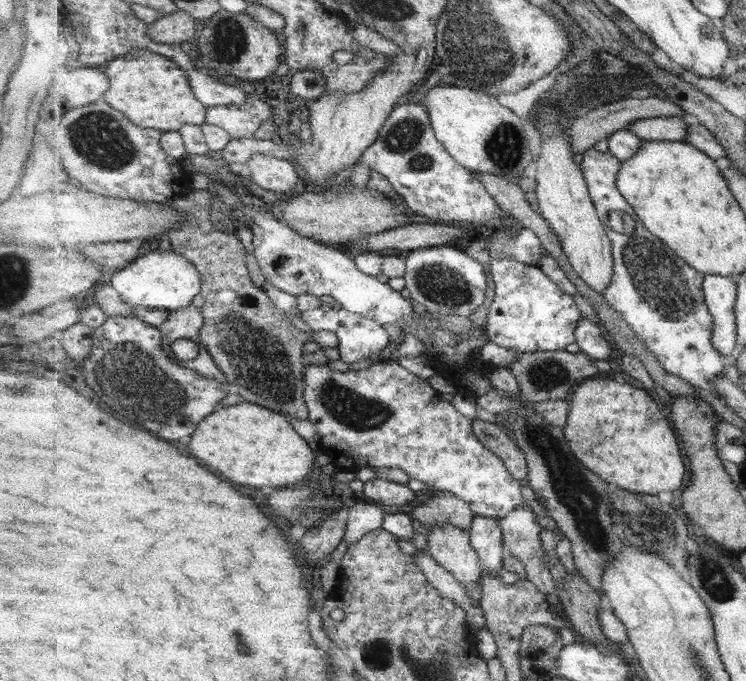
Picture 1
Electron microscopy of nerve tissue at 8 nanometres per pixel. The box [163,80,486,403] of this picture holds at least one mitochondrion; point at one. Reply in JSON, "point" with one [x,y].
{"point":[446,287]}

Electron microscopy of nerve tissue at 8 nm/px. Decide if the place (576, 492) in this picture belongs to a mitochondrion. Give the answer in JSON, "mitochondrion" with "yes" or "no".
{"mitochondrion":"yes"}

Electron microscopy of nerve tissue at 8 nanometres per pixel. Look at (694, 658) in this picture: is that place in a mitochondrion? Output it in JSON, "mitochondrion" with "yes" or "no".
{"mitochondrion":"yes"}

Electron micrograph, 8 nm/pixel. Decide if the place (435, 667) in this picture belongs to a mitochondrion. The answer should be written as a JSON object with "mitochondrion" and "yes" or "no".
{"mitochondrion":"yes"}

